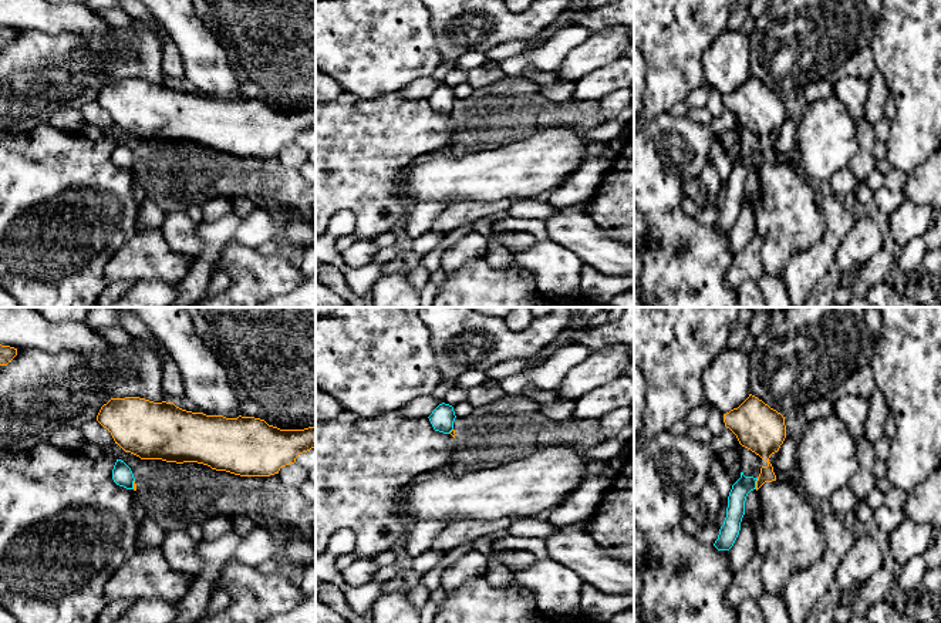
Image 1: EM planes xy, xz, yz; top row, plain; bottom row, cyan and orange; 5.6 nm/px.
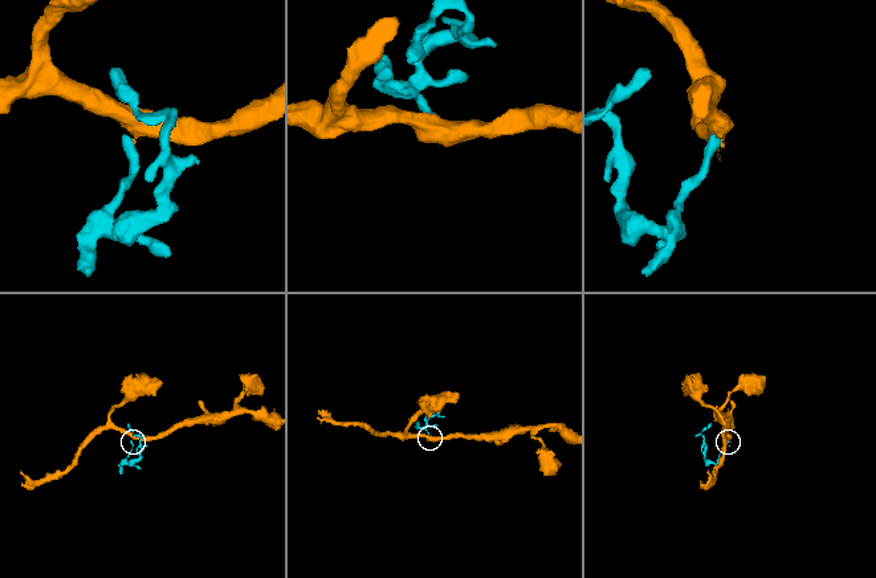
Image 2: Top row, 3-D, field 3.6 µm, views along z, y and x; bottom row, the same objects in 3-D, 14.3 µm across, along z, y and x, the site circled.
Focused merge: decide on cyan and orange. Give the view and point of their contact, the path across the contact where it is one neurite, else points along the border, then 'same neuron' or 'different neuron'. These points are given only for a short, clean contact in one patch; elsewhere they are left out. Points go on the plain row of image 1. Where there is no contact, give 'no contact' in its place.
meets cyan in yz at (755, 165); border along yz (758, 160), (755, 169); different neuron

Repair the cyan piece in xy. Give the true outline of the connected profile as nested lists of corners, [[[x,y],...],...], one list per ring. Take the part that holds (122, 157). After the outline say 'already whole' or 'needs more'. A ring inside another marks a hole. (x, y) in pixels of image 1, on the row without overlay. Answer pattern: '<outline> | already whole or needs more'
[[[117,141],[114,147],[112,161],[119,168],[134,171],[134,162],[135,162],[134,155],[131,149],[121,141]]] | already whole

